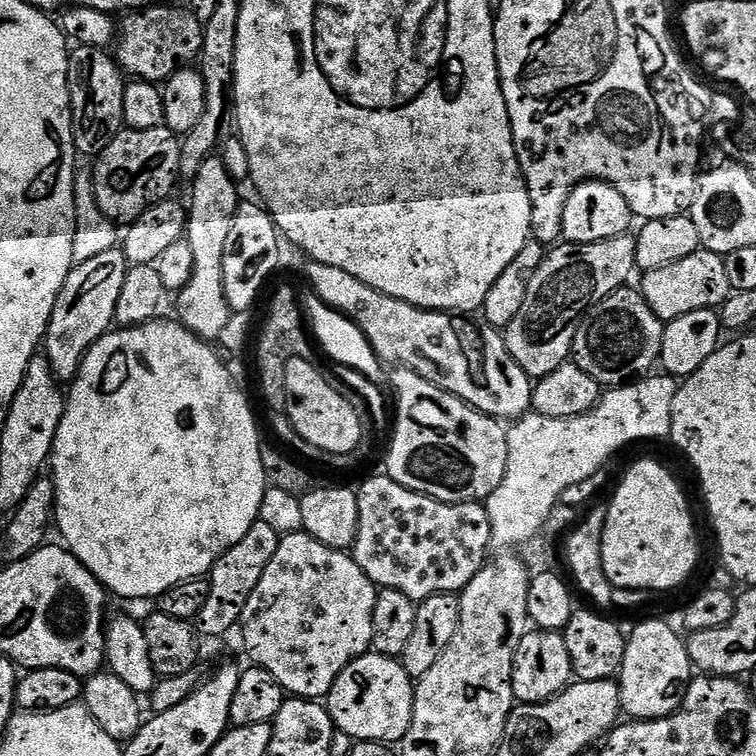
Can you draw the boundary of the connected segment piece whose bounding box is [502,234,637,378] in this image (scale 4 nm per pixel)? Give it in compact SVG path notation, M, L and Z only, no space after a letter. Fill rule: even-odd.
M635 235L615 236L593 244L557 243L545 255L534 278L530 278L526 302L522 302L518 318L503 329L504 345L514 362L533 378L550 374L558 370L558 366L569 363L577 321L612 292L625 287L636 271Z

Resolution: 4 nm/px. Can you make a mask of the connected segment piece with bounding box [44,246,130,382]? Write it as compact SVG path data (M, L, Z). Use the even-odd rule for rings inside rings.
M117 246L106 250L106 254L98 254L98 258L90 258L90 262L75 265L66 278L44 339L44 354L58 380L74 380L85 354L113 327L118 294L122 294L122 282L126 282L129 267L123 247Z

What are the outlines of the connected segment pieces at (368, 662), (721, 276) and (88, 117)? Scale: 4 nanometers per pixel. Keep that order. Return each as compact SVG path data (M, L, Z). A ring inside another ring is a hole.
M372 650L360 656L334 682L326 697L326 707L333 725L350 734L353 741L375 740L389 746L403 741L412 721L414 681L406 674L399 659L382 656Z
M707 250L690 254L690 258L682 258L682 262L670 262L670 266L662 266L662 270L643 273L642 279L644 281L638 284L638 290L646 298L650 310L654 310L654 314L665 322L682 318L682 314L691 314L693 310L719 309L732 292L730 281L726 278L724 258Z
M76 46L71 49L68 57L68 97L72 107L72 137L77 153L81 157L95 158L101 156L106 150L106 146L110 146L110 142L114 142L114 138L118 138L118 134L125 131L124 115L122 114L125 83L125 73L105 49L85 48L83 46Z

